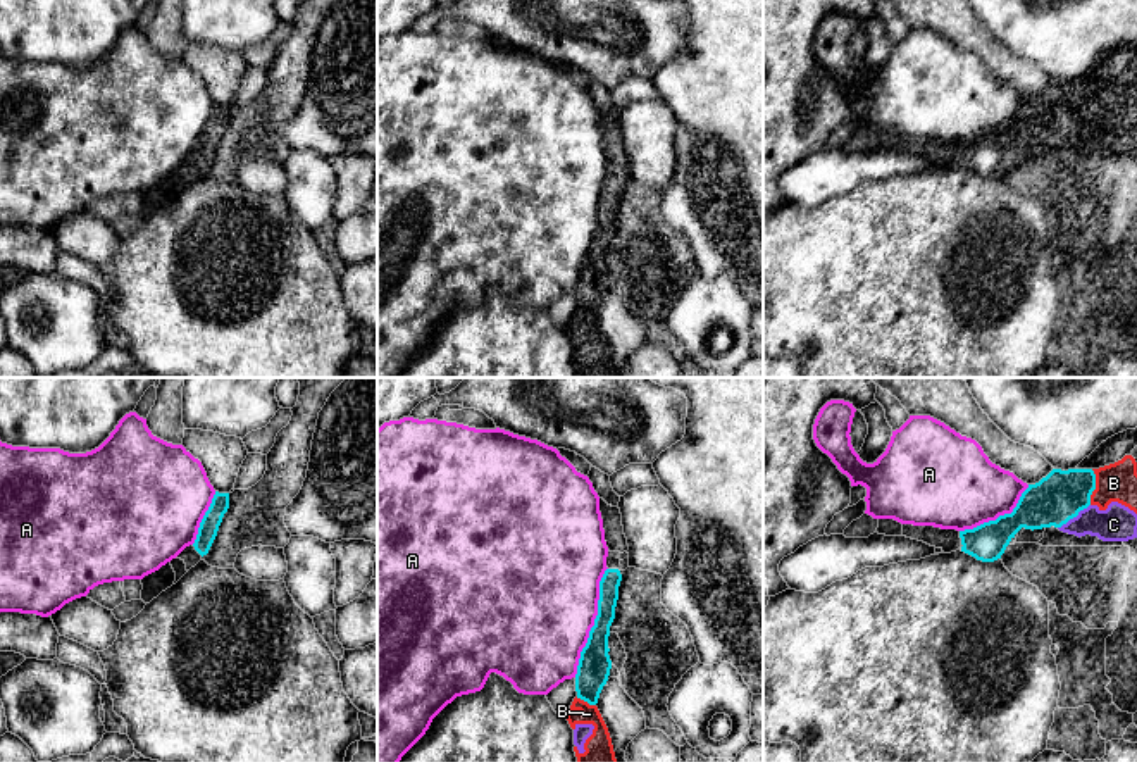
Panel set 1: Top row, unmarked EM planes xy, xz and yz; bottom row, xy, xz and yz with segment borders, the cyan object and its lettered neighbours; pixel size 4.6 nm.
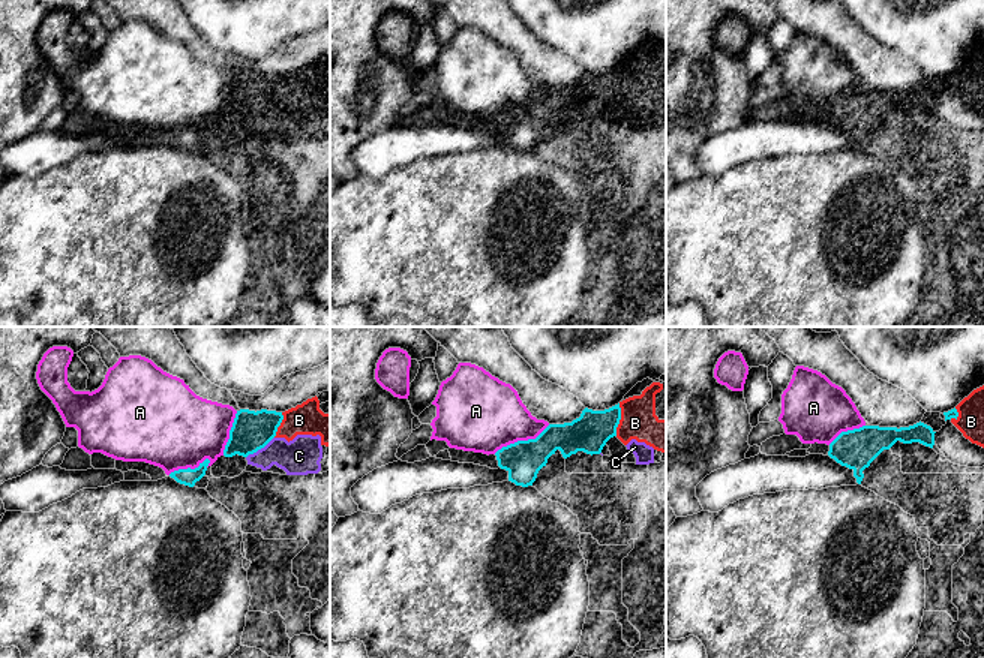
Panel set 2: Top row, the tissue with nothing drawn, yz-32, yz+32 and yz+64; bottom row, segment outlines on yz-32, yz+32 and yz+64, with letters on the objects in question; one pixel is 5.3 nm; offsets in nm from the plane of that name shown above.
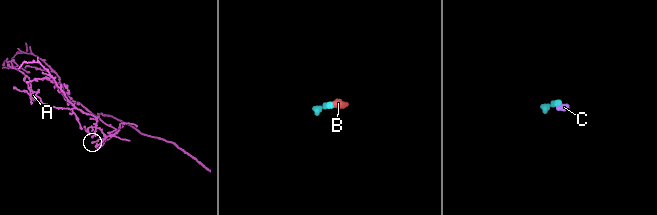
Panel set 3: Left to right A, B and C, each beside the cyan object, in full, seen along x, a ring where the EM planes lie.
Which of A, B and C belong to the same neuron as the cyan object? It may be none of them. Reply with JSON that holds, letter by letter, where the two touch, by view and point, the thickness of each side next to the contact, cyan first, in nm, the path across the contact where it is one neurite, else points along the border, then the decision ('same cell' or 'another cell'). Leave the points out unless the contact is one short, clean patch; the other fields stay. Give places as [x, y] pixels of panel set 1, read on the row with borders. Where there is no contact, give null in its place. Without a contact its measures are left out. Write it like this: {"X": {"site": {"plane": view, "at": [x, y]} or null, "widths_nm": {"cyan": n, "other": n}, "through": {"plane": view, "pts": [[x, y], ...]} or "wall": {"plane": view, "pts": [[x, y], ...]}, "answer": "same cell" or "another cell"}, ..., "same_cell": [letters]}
{"A": {"site": {"plane": "xz", "at": [595, 623]}, "widths_nm": {"cyan": 150, "other": 480}, "answer": "another cell"}, "B": {"site": {"plane": "yz", "at": [1094, 487]}, "widths_nm": {"cyan": 240, "other": 180}, "answer": "same cell"}, "C": {"site": {"plane": "yz", "at": [1074, 516]}, "widths_nm": {"cyan": 240, "other": 170}, "answer": "same cell"}, "same_cell": ["B", "C"]}

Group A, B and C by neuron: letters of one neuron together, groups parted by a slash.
A / B C

